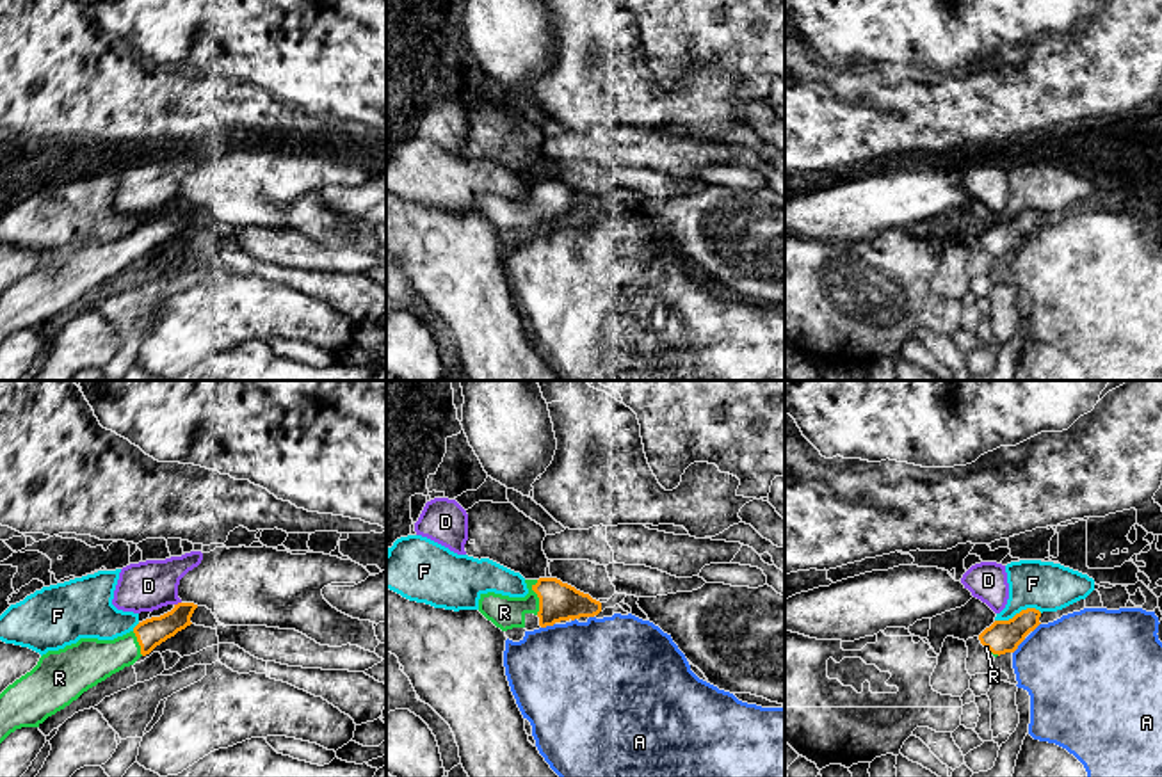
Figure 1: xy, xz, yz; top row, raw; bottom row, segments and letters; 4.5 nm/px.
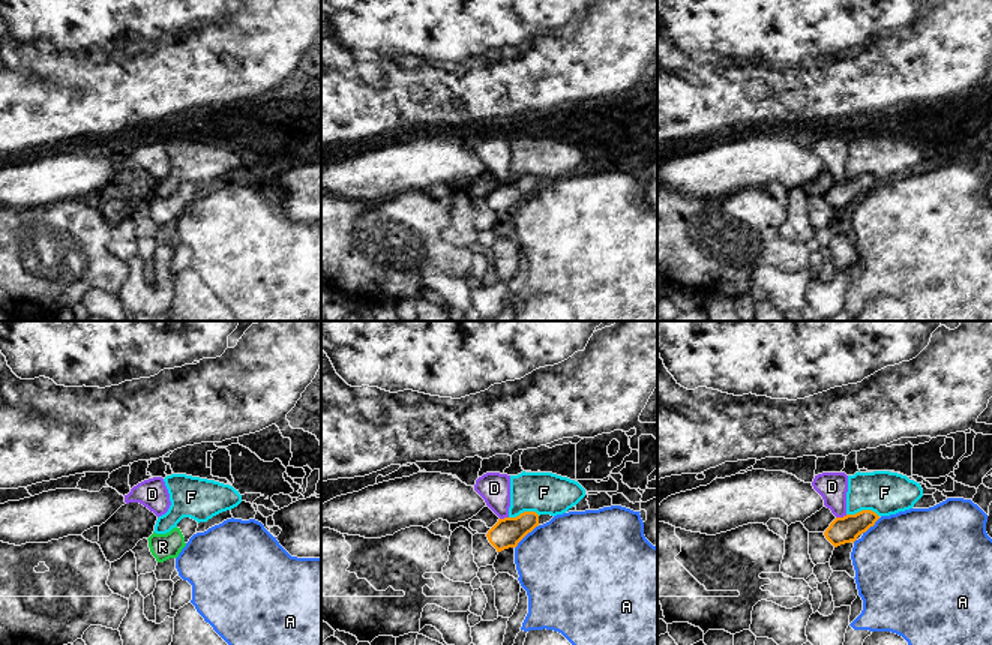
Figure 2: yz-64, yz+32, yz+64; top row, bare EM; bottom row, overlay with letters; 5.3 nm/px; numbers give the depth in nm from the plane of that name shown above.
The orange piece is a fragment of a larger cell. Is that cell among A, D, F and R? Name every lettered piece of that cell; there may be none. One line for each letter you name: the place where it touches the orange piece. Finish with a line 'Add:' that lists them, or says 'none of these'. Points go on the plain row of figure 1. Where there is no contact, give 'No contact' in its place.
R: Touches orange at xz (538, 198)
Add: R

